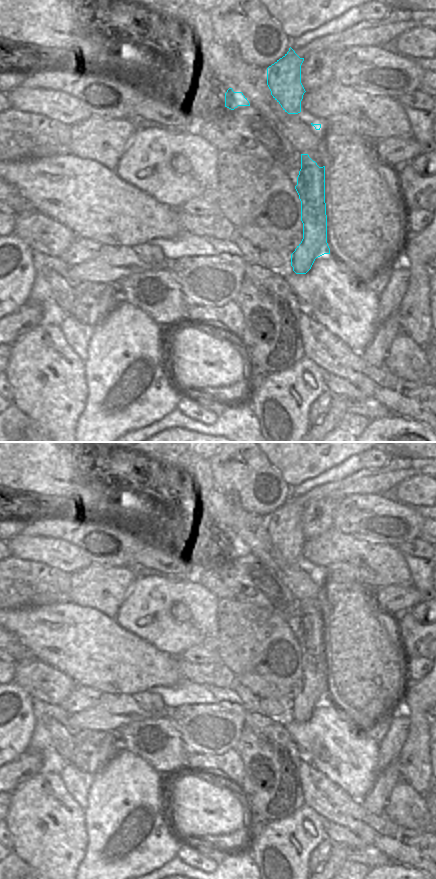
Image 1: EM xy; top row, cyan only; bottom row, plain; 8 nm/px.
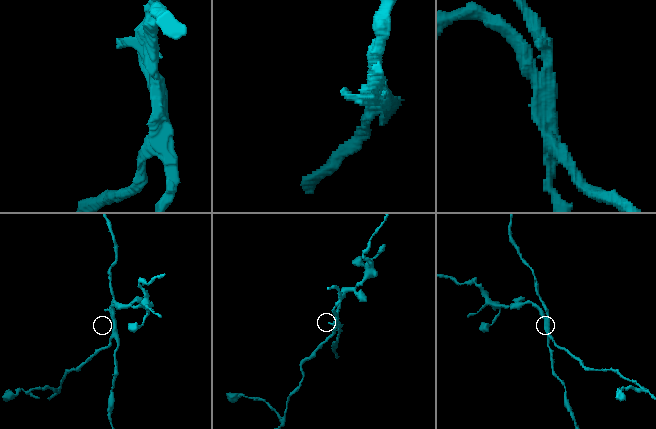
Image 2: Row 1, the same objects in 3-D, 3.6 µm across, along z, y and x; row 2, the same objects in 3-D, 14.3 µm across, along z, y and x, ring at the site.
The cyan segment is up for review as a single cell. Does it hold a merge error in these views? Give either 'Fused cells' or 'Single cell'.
Fused cells.

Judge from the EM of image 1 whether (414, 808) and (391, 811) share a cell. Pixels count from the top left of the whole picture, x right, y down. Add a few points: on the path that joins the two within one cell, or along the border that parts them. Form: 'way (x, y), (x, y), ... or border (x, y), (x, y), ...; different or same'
way (408, 808), (397, 809); same

